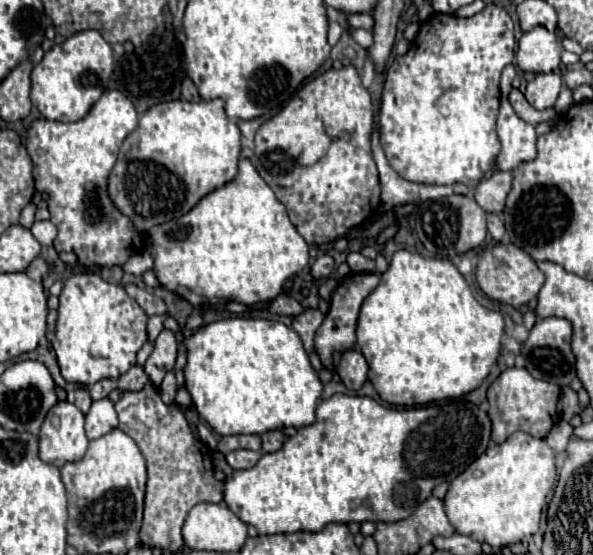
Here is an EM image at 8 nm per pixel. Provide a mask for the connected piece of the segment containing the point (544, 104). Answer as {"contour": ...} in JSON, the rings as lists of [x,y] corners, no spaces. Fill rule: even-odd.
{"contour":[[[538,73],[534,77],[534,81],[528,83],[524,95],[526,95],[528,103],[534,109],[544,111],[544,109],[554,107],[560,91],[562,91],[562,79],[558,75],[554,75],[554,73]]]}

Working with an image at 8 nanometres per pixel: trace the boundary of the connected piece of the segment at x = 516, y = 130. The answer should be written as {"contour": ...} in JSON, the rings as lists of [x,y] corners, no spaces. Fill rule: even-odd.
{"contour":[[[508,97],[500,101],[500,113],[496,123],[496,133],[502,143],[502,151],[496,159],[498,169],[512,171],[524,161],[532,161],[536,157],[536,129],[516,117],[514,109],[508,103]]]}

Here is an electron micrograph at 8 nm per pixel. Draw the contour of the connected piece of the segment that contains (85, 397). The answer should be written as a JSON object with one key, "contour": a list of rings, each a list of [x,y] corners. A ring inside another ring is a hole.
{"contour":[[[74,389],[74,391],[70,391],[68,393],[68,401],[74,403],[84,415],[90,411],[90,405],[92,405],[92,399],[90,399],[86,389]]]}

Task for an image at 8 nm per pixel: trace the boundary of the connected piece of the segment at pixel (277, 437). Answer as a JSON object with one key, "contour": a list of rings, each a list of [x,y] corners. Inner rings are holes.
{"contour":[[[268,431],[262,435],[262,453],[272,453],[278,451],[284,443],[286,435],[282,431]]]}

